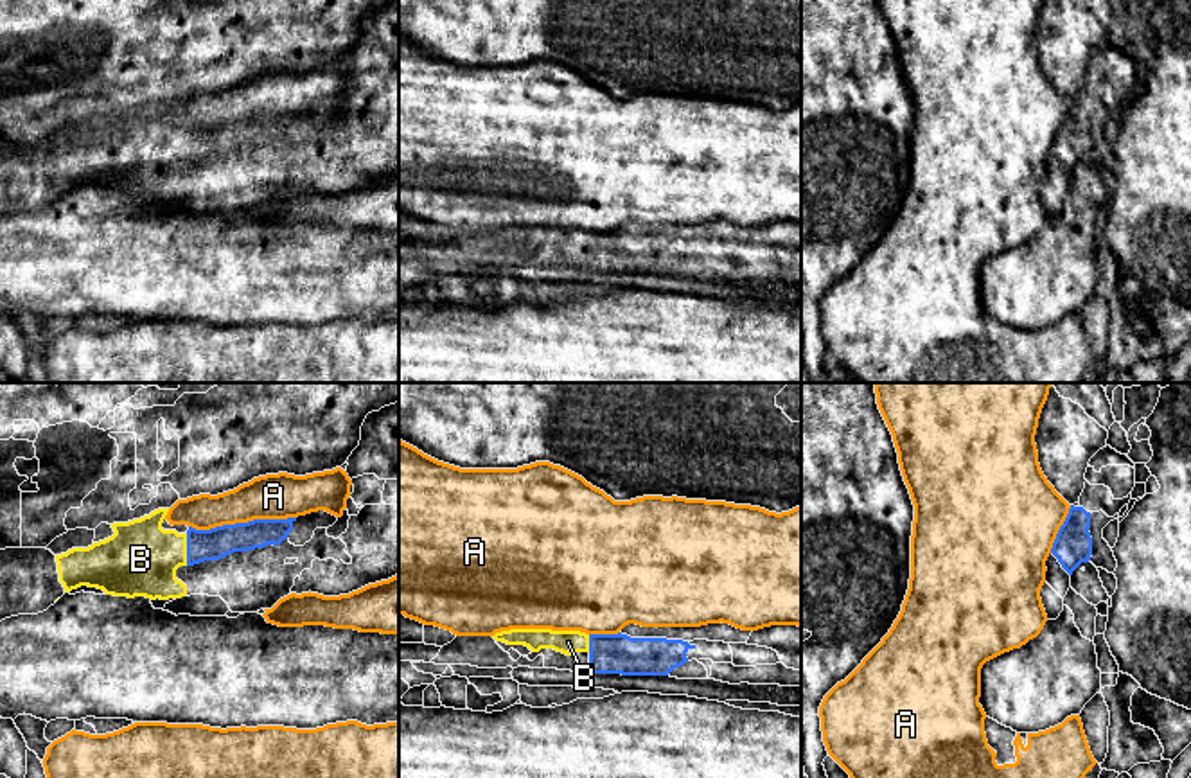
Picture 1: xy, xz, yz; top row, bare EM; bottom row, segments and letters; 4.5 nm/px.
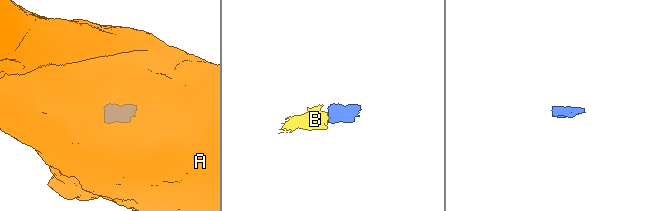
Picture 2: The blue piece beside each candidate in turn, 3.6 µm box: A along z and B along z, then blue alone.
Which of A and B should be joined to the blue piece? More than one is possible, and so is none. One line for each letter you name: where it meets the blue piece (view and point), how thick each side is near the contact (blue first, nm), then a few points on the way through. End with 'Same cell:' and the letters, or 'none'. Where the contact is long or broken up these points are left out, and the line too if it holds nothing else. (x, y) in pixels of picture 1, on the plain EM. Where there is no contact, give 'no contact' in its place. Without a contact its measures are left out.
B: contact xy (187, 148); calibres 140 and 340 nm
Same cell: B

